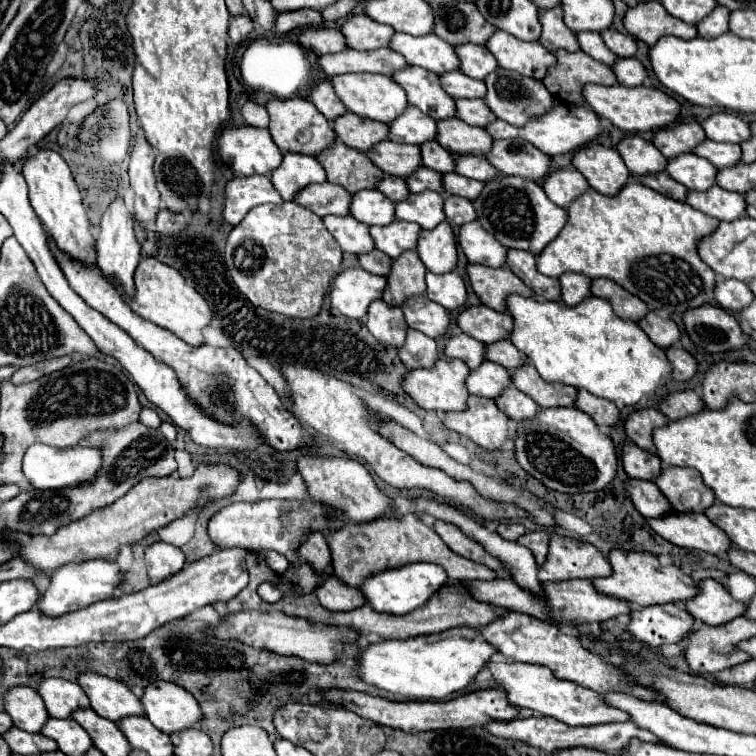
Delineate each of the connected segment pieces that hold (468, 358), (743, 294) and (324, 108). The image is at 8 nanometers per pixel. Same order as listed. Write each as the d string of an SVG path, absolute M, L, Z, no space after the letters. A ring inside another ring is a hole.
M459 333L459 335L453 335L447 339L443 353L451 359L465 361L471 369L477 369L487 359L485 351L487 351L485 343L479 343L477 339L471 339L469 335Z
M719 279L717 287L715 287L715 299L719 301L719 305L723 309L739 313L743 307L747 307L747 305L751 305L751 301L755 301L755 295L743 281Z
M319 81L313 89L311 89L311 101L313 105L329 119L337 119L339 113L347 113L347 109L343 107L343 103L339 103L339 97L335 95L333 87L329 81Z

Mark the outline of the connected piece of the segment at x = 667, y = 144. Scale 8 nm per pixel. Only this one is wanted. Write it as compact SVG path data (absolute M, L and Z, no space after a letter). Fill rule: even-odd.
M675 123L669 129L657 131L653 137L653 145L667 157L675 159L683 153L693 153L699 143L707 139L703 127L699 123Z

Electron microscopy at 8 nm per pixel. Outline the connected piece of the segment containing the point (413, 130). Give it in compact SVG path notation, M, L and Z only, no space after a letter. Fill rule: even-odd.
M407 107L407 111L397 117L389 125L389 139L395 143L409 143L409 145L423 145L433 141L437 135L437 121L429 115L423 115L417 107Z

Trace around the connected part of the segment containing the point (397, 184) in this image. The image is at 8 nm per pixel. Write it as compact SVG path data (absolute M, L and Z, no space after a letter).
M387 175L387 179L383 179L377 189L379 189L381 193L385 193L389 199L393 199L395 203L407 199L407 195L411 193L405 179L401 179L401 177L391 177L391 175Z

